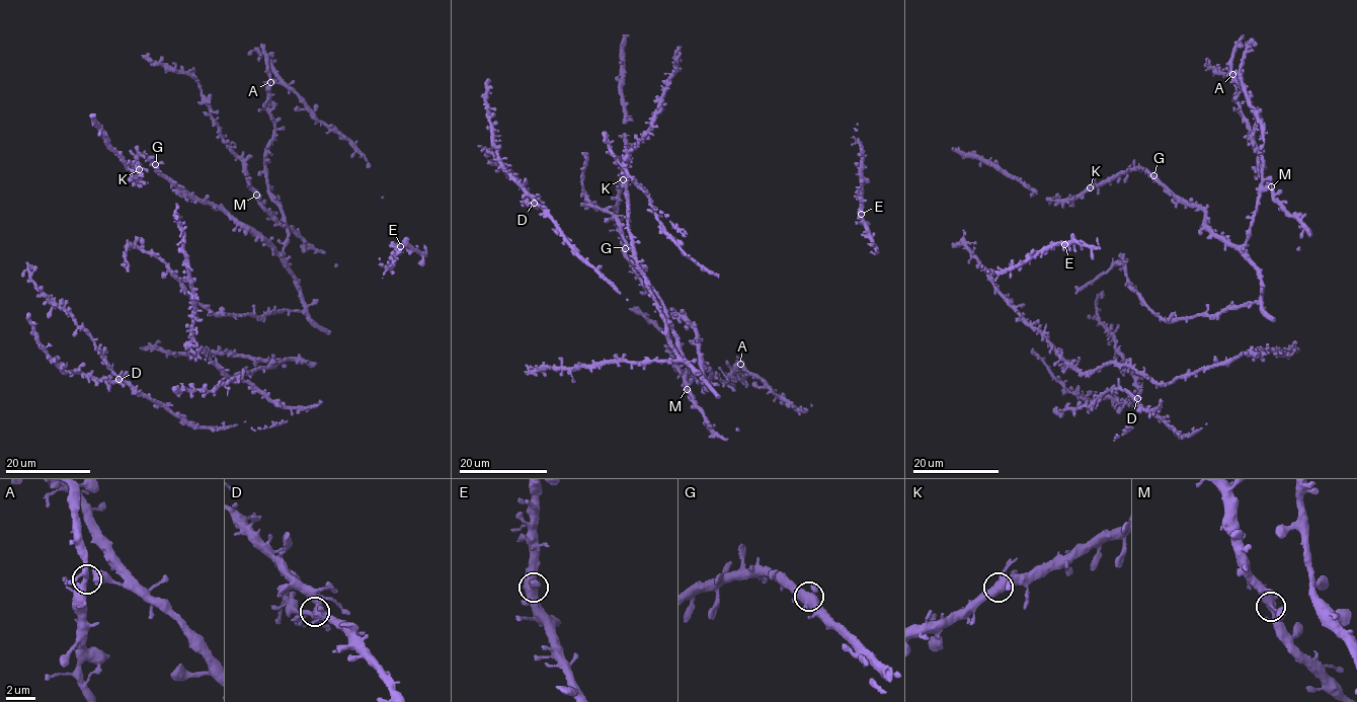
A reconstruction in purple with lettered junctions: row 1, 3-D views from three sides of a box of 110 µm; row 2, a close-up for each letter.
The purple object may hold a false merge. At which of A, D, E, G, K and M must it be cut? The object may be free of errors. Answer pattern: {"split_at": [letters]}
{"split_at": []}

